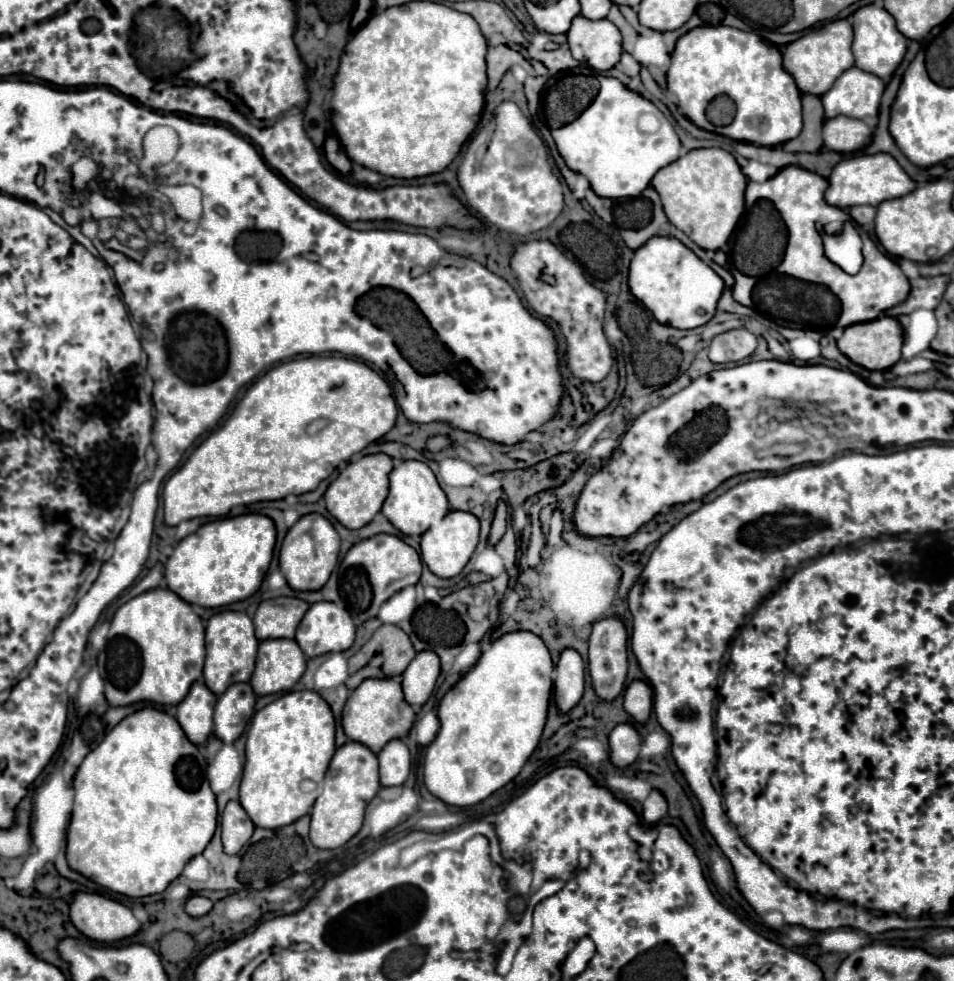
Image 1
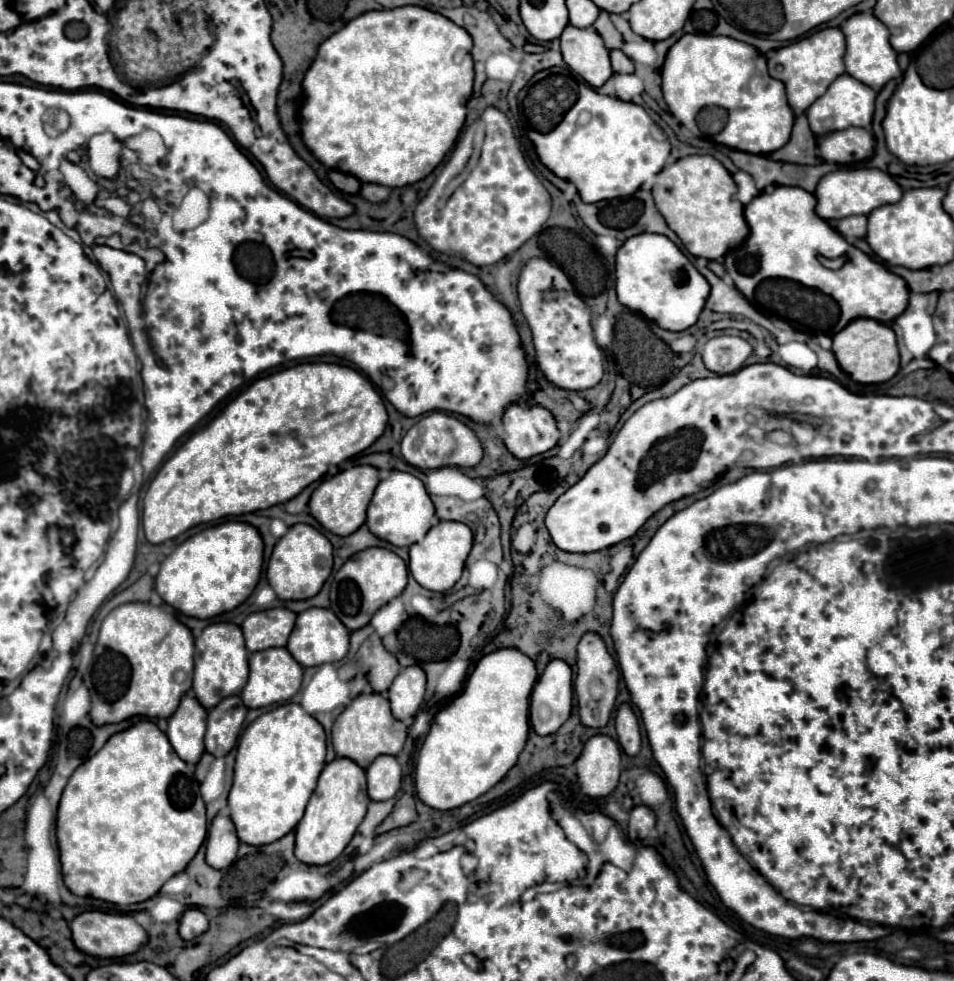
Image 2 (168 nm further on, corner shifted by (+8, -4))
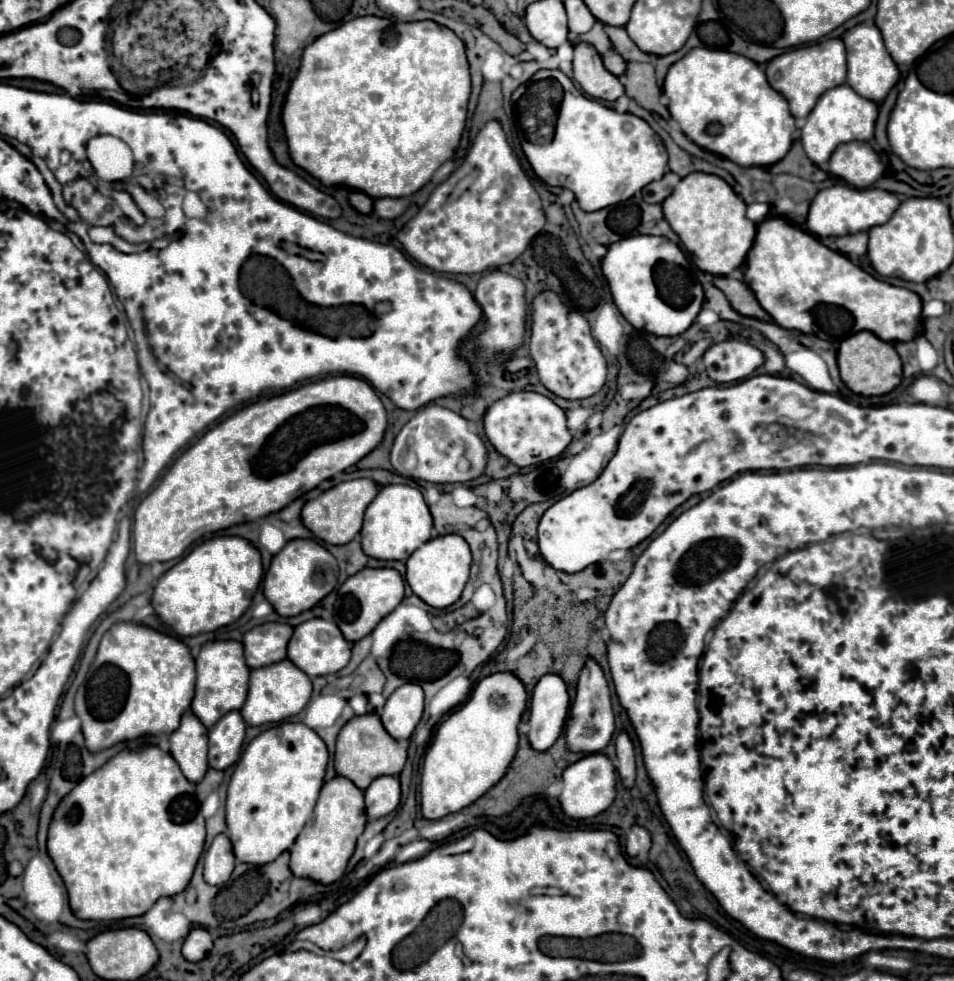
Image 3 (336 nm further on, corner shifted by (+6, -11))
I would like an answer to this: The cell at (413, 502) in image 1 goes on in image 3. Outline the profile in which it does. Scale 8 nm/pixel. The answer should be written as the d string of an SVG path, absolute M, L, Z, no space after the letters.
M391 484L379 490L375 500L365 510L361 528L361 548L375 560L407 560L419 546L433 536L431 512L417 488Z

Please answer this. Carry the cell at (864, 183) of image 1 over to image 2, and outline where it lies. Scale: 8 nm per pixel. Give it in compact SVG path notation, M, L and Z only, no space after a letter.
M837 169L833 173L827 173L819 181L815 189L815 197L817 197L815 213L825 221L843 219L849 215L869 215L875 207L897 203L901 195L903 191L895 183L895 179L881 169Z

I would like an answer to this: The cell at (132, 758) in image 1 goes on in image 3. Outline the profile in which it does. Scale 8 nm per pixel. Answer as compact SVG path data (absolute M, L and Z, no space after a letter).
M145 746L141 750L123 750L117 756L113 756L103 768L95 770L91 776L83 778L57 806L53 814L53 822L49 826L47 834L47 852L53 860L59 876L65 882L71 910L81 920L123 920L145 914L161 896L175 896L185 890L193 876L195 866L203 852L205 844L205 818L199 816L199 800L195 796L195 784L191 784L183 772L179 772L179 766L175 764L171 754L161 752L157 746Z

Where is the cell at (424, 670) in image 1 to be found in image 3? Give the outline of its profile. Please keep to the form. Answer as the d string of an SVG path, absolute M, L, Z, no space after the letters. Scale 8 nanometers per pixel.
M403 684L389 698L381 710L385 730L397 740L407 740L423 716L423 690L419 684Z

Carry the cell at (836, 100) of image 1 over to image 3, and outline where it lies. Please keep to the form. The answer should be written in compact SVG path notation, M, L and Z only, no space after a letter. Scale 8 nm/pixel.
M847 84L831 88L817 100L815 108L807 116L807 124L801 128L803 150L813 164L821 166L831 158L831 152L839 144L845 144L851 140L871 140L875 120L877 120L877 104L875 102L861 98Z

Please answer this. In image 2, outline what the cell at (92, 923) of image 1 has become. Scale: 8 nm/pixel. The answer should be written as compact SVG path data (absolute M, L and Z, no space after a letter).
M85 911L85 913L77 915L69 923L69 927L71 927L73 943L77 945L77 949L81 949L87 955L103 957L103 959L135 953L147 941L145 929L141 925L137 925L129 915L121 915L121 913L111 915L111 913L103 913L103 911Z

